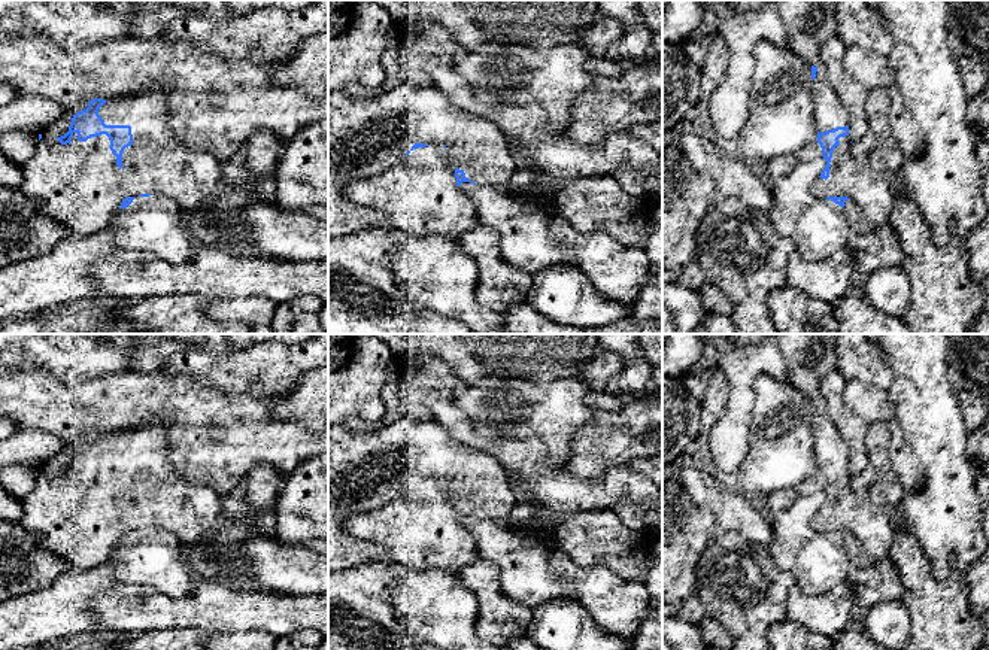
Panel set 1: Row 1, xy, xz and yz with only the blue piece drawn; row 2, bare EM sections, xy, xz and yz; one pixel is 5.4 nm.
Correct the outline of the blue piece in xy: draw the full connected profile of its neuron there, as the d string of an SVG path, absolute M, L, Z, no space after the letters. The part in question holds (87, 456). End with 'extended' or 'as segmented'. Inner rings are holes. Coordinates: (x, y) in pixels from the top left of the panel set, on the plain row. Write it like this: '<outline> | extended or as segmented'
M149 423L116 434L94 432L81 446L63 444L61 450L39 468L33 492L21 499L21 525L36 534L40 547L61 555L73 568L88 571L107 561L118 543L128 541L136 529L166 529L182 544L195 544L210 538L218 528L222 496L206 486L180 480L170 465L166 426Z | extended

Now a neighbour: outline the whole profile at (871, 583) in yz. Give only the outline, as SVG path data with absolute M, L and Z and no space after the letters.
M846 534L844 547L849 559L846 584L862 611L882 601L902 599L901 577L889 558L873 564L853 534Z

